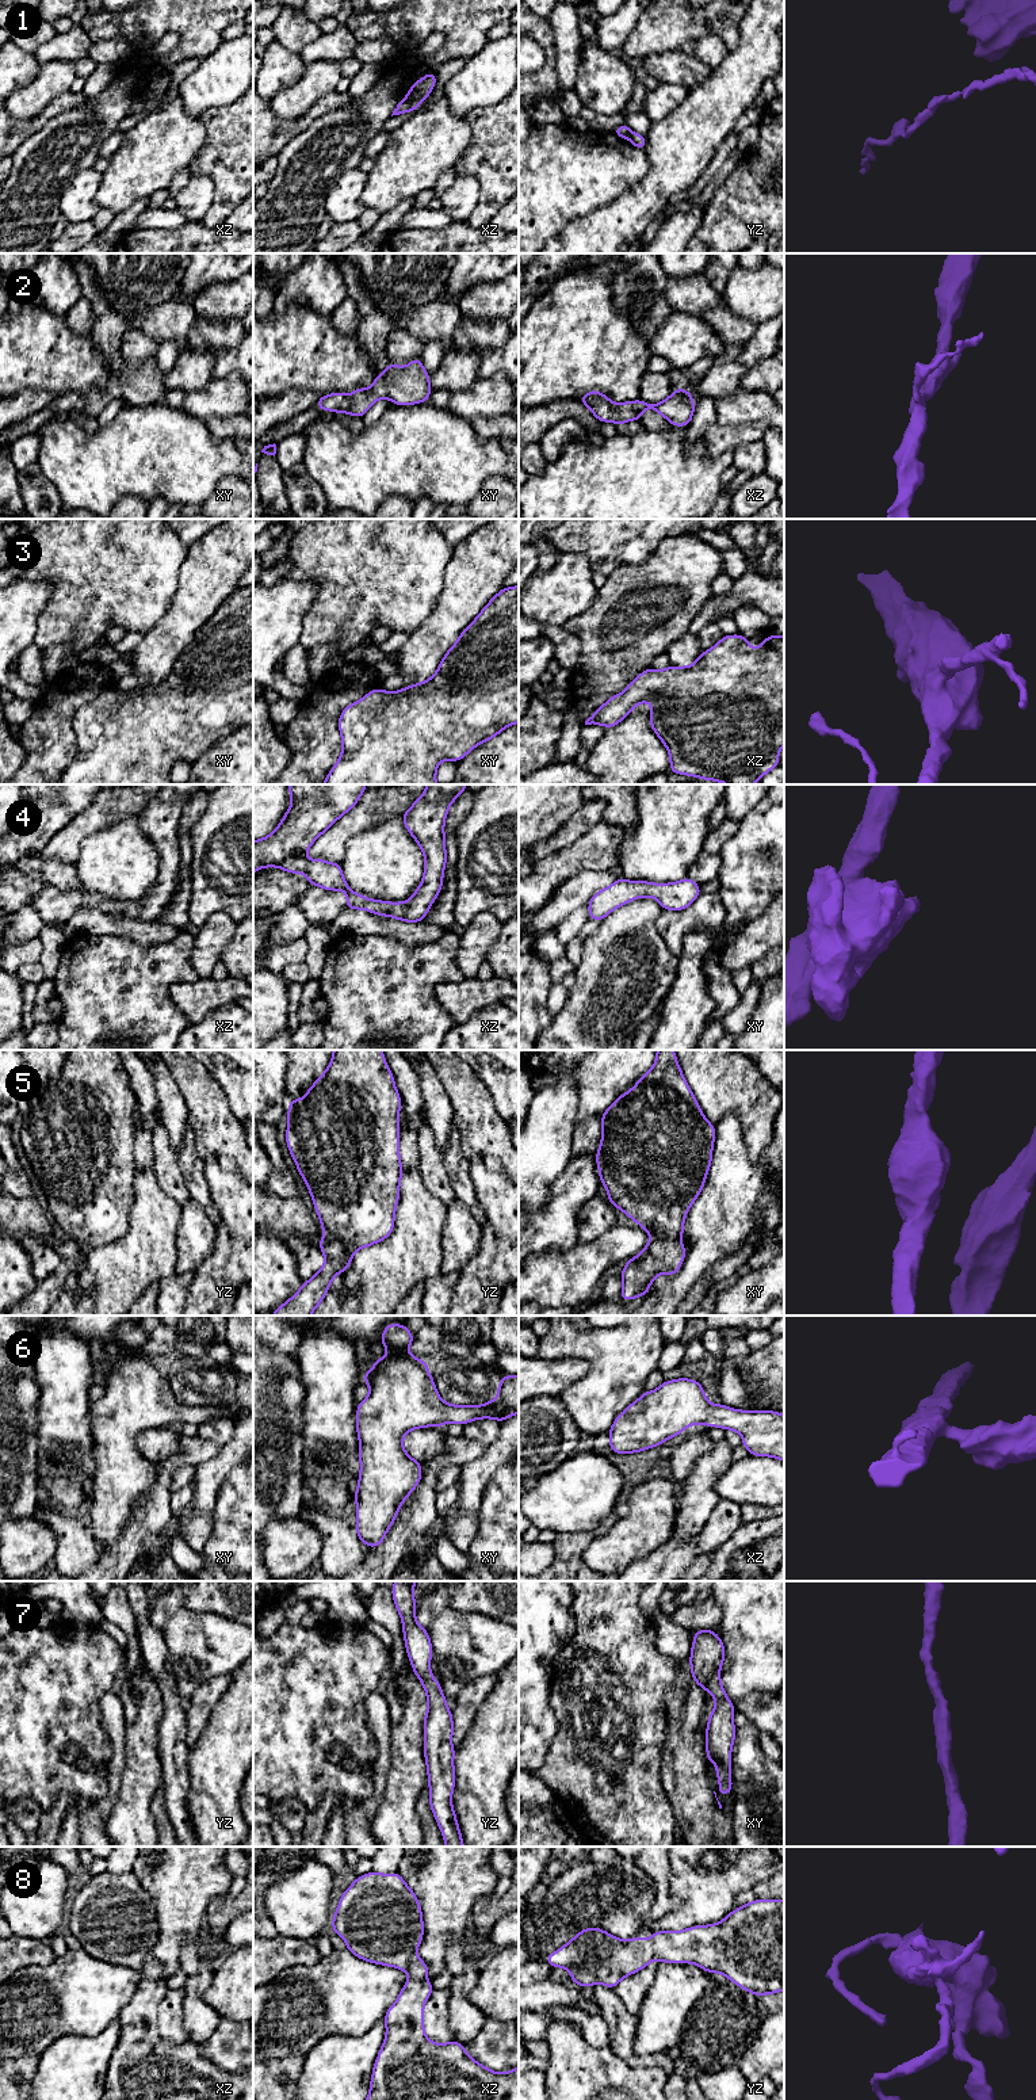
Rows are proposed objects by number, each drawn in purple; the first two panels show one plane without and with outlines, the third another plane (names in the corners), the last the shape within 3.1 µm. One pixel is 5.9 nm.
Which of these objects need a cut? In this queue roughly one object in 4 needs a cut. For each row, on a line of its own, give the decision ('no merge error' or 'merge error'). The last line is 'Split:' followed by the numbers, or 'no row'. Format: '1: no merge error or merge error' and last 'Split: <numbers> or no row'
1: merge error
2: no merge error
3: no merge error
4: no merge error
5: no merge error
6: no merge error
7: no merge error
8: no merge error
Split: 1

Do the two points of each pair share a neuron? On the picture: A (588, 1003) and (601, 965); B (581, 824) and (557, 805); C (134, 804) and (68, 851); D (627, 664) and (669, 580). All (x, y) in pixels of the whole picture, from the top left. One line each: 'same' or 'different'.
A: same
B: different
C: same
D: same

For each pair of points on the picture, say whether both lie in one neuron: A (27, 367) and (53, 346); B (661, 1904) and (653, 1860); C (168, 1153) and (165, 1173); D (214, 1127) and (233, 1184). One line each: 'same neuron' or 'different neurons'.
A: same neuron
B: same neuron
C: same neuron
D: different neurons

